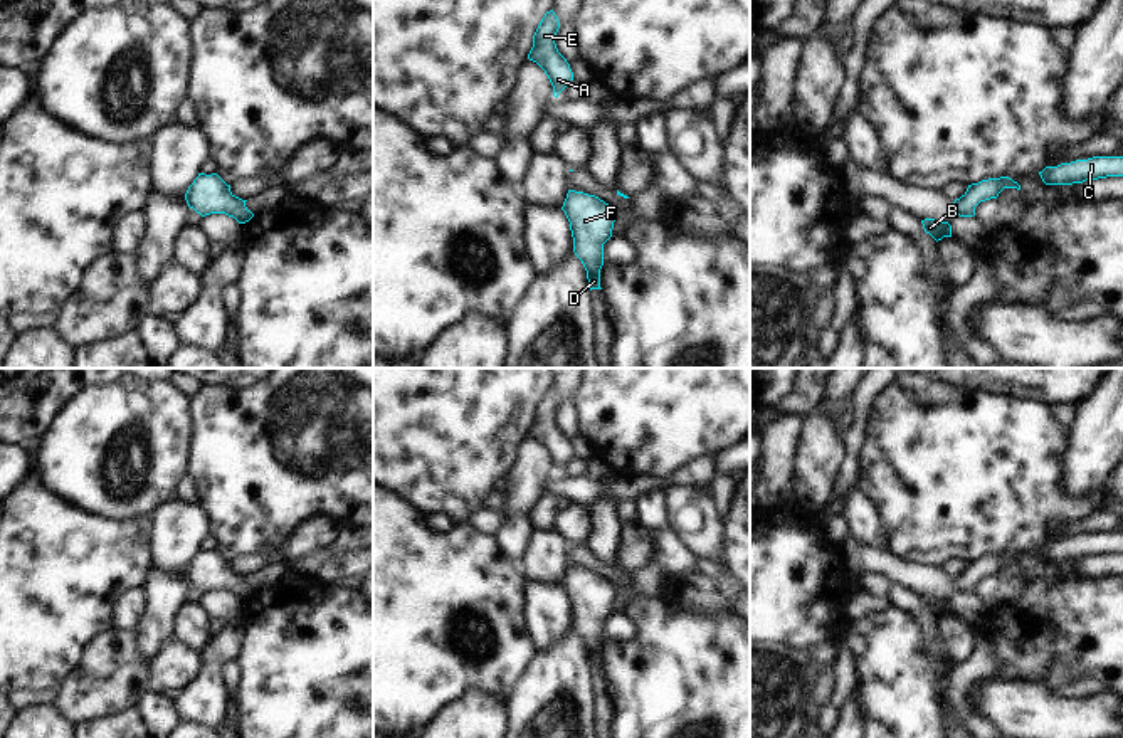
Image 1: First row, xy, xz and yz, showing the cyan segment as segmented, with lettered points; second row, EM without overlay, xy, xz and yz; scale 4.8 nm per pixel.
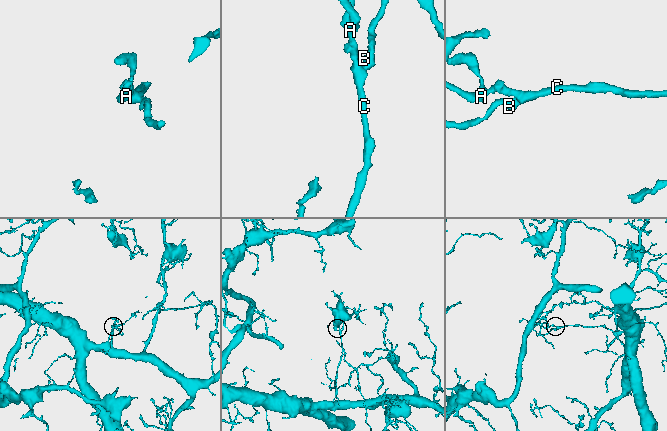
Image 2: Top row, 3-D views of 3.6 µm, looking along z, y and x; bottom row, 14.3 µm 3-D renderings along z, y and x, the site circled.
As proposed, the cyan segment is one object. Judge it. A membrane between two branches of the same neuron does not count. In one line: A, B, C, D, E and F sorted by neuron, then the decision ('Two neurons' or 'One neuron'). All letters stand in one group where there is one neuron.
Groups: A B C D E F. One neuron.

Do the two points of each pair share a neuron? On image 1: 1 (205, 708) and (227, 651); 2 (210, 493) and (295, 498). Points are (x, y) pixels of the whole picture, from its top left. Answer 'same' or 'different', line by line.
1: same
2: same

